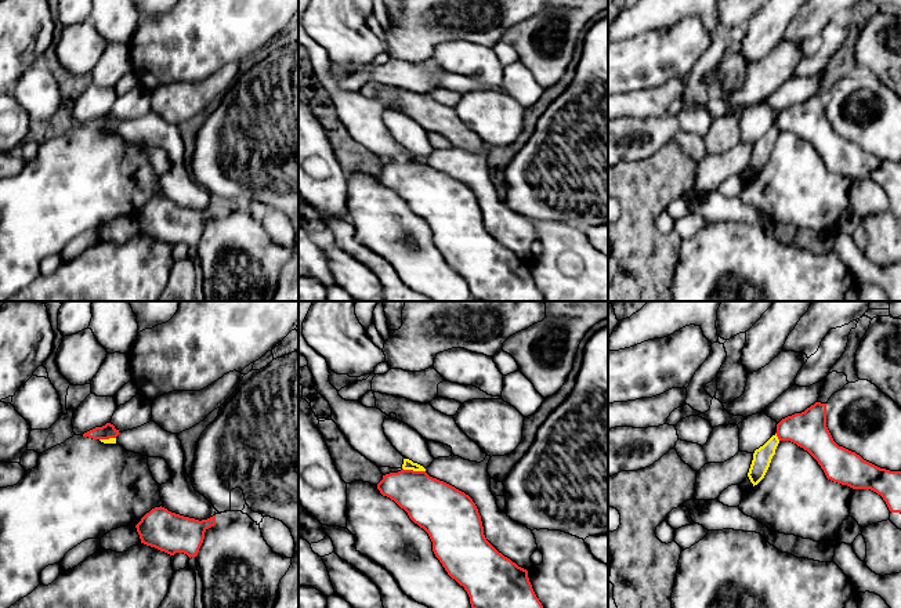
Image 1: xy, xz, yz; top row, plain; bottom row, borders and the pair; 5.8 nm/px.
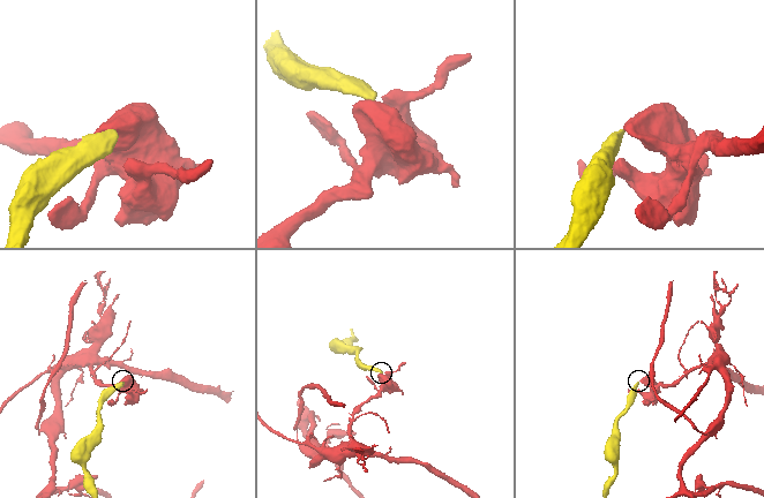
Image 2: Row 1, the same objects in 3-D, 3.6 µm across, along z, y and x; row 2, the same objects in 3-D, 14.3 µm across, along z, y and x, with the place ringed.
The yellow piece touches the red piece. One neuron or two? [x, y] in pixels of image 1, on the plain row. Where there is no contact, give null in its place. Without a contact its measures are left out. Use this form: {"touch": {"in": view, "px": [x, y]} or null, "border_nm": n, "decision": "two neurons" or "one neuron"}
{"touch": {"in": "xz", "px": [413, 160]}, "border_nm": 140, "decision": "two neurons"}

